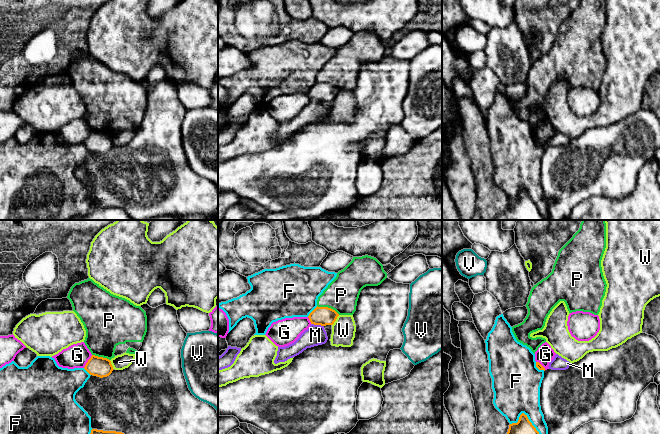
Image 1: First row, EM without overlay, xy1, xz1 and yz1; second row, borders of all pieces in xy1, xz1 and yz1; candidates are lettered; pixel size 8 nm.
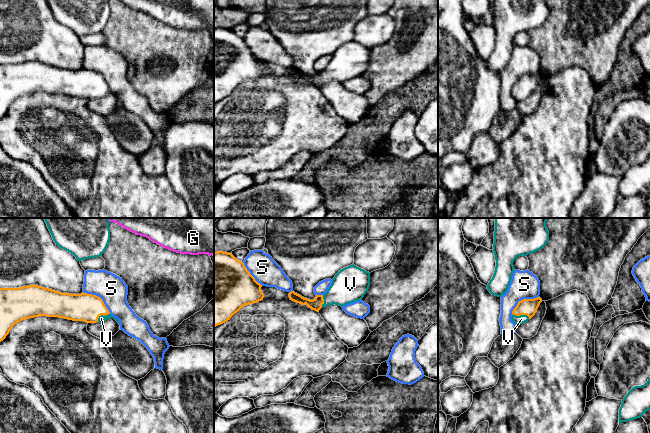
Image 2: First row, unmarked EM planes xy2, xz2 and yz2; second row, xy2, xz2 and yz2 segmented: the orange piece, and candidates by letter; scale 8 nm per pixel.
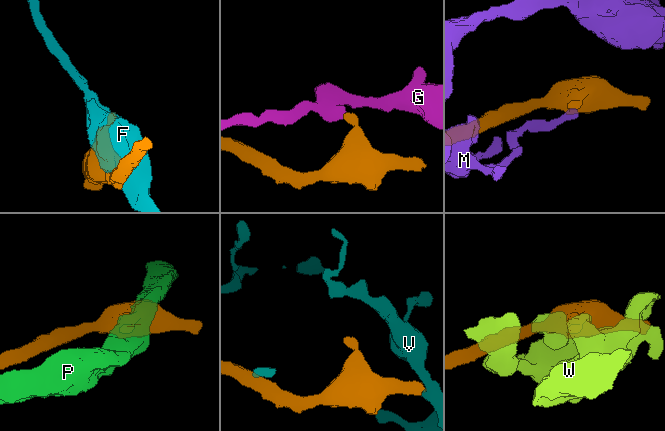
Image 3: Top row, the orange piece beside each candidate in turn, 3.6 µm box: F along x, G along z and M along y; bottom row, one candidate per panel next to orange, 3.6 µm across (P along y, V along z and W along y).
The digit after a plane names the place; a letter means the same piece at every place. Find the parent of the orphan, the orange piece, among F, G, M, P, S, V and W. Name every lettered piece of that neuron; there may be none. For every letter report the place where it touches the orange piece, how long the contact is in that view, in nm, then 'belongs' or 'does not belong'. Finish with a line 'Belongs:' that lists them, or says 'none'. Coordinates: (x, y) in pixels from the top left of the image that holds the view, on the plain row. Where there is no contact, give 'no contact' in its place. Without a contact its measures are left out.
F: contact yz1 (529, 197); length 360 nm; does not belong
G: contact xy1 (88, 137); length 130 nm; does not belong
M: contact xz1 (317, 100); length 110 nm; does not belong
P: contact xz1 (327, 83); length 200 nm; does not belong
S: contact xy2 (99, 73); length 280 nm; does not belong
V: contact yz2 (521, 90); length 150 nm; belongs
W: contact xz1 (335, 96); length 110 nm; does not belong
Belongs: V

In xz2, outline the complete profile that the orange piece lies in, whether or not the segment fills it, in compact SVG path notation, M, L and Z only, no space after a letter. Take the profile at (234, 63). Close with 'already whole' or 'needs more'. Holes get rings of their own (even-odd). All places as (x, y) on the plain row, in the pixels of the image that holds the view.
M214 28L214 103L230 96L242 83L263 76L261 63L244 39L237 36L232 29Z; already whole

